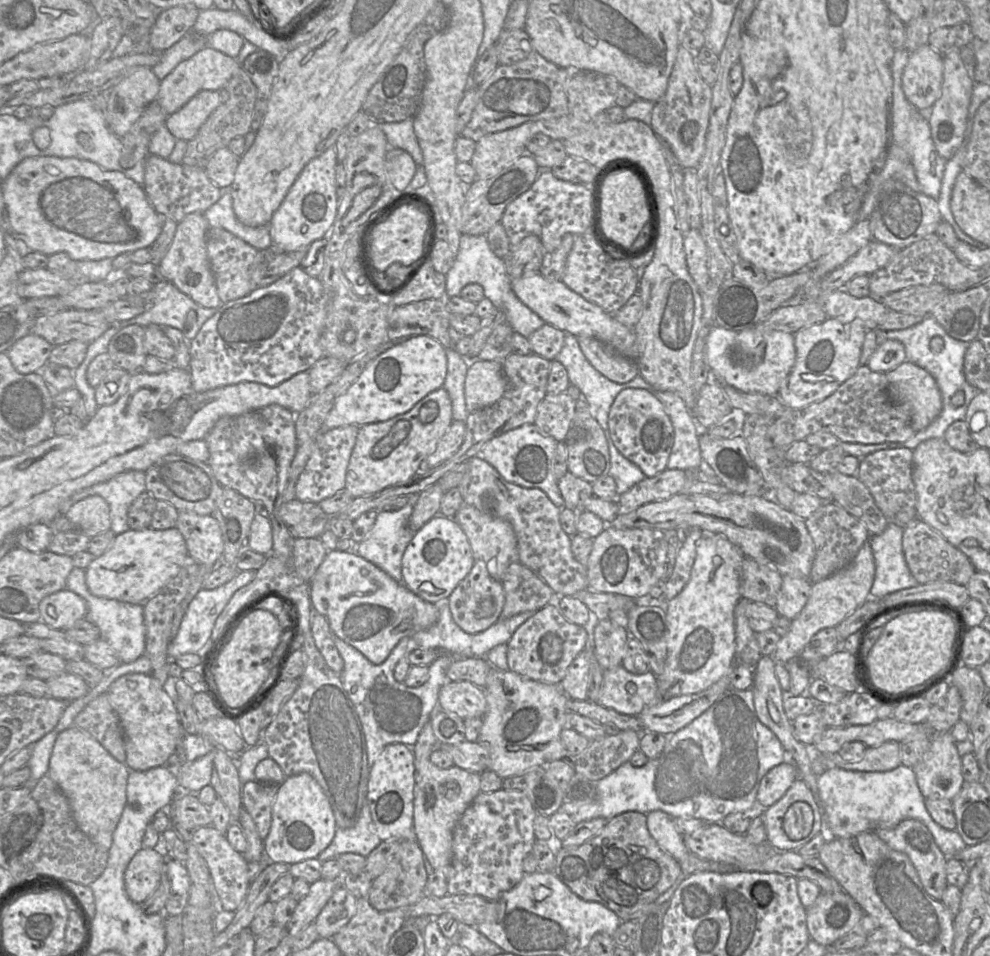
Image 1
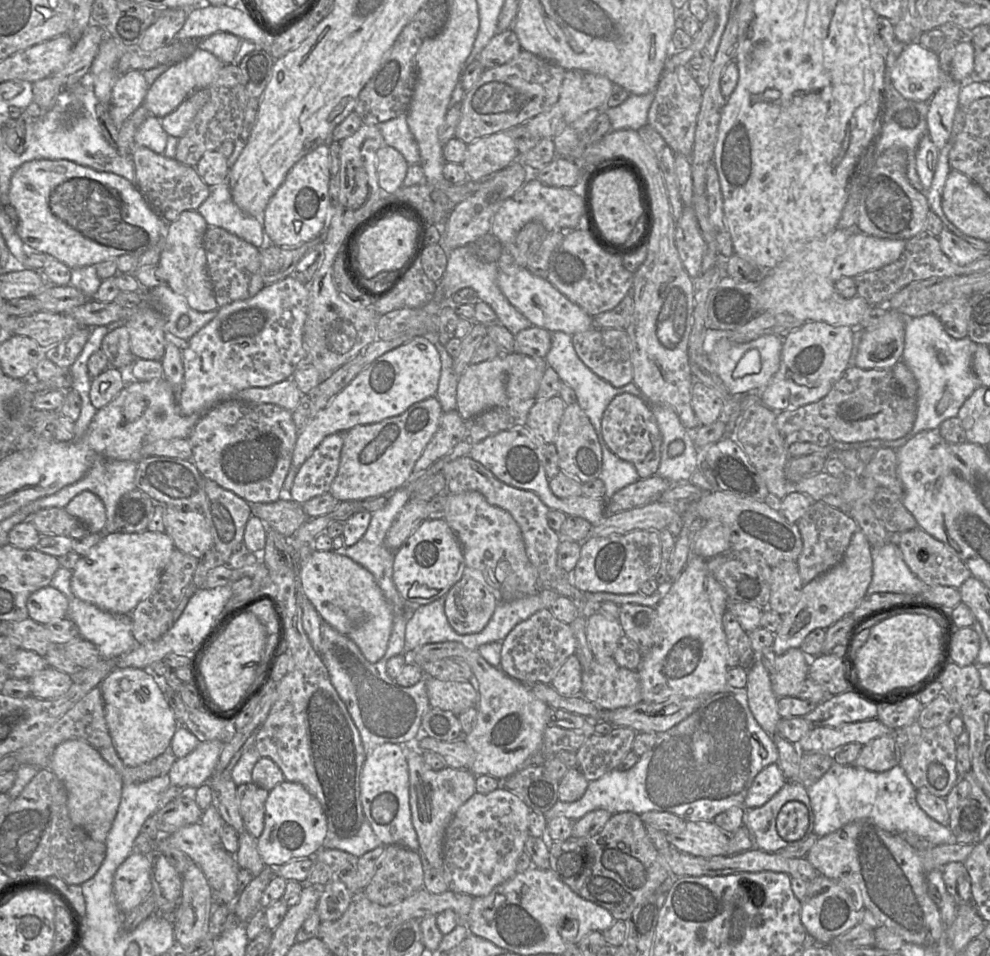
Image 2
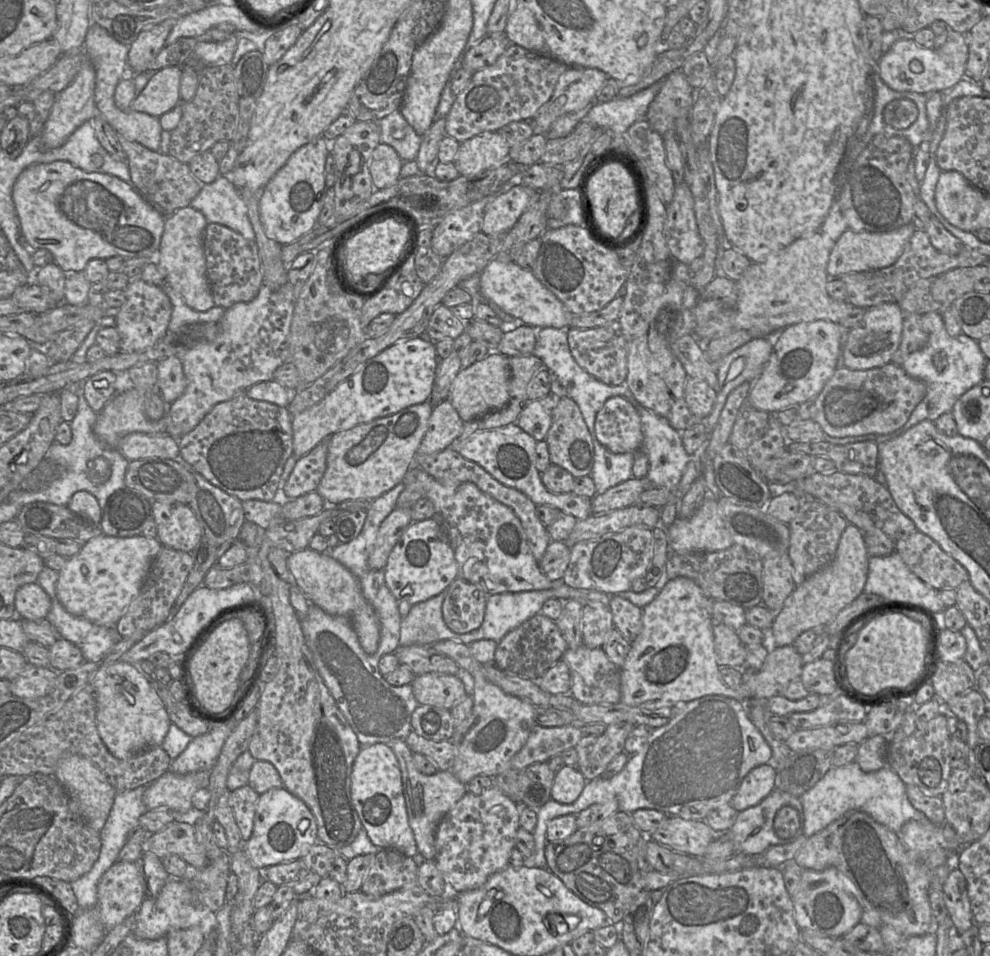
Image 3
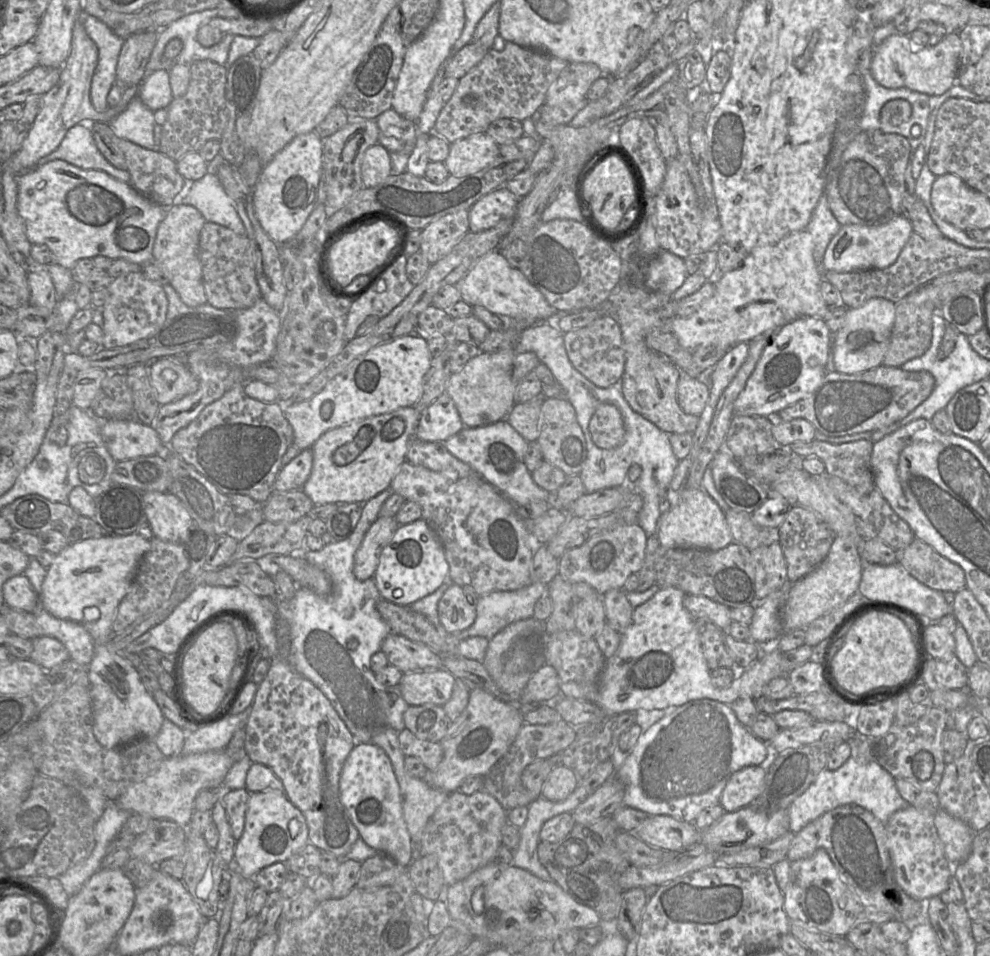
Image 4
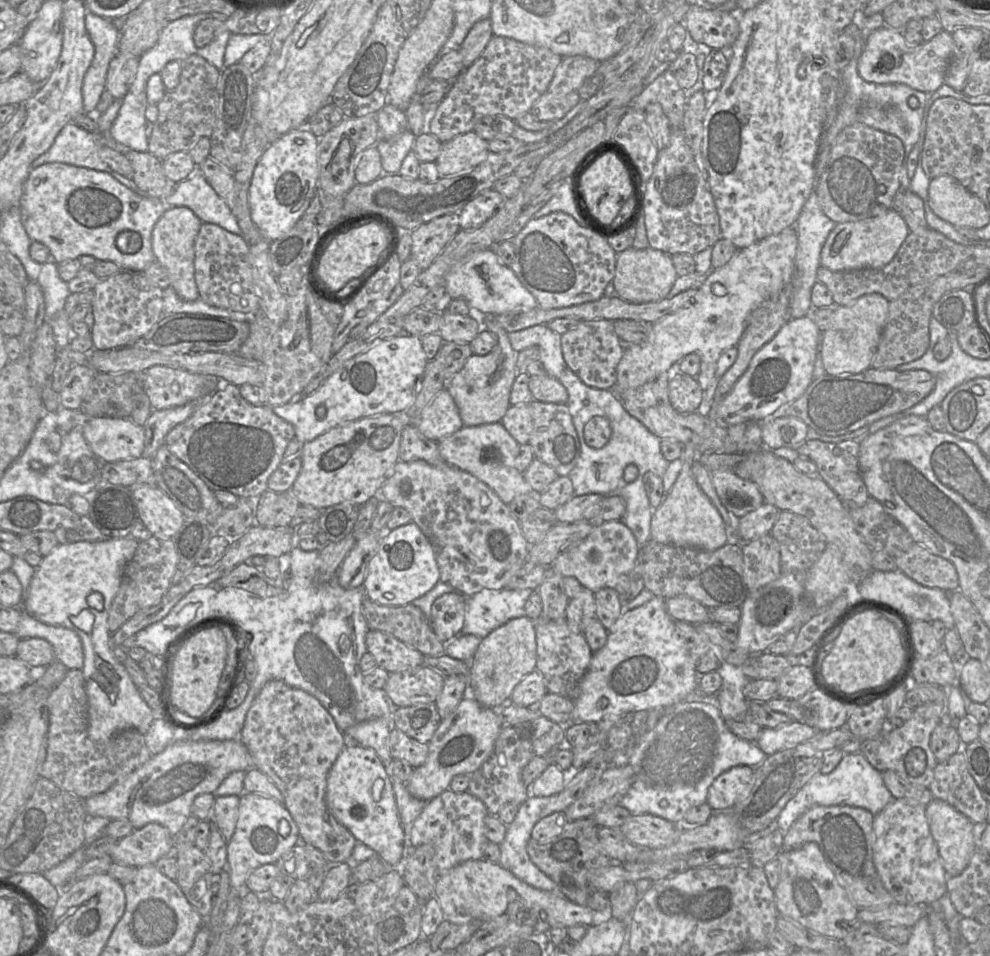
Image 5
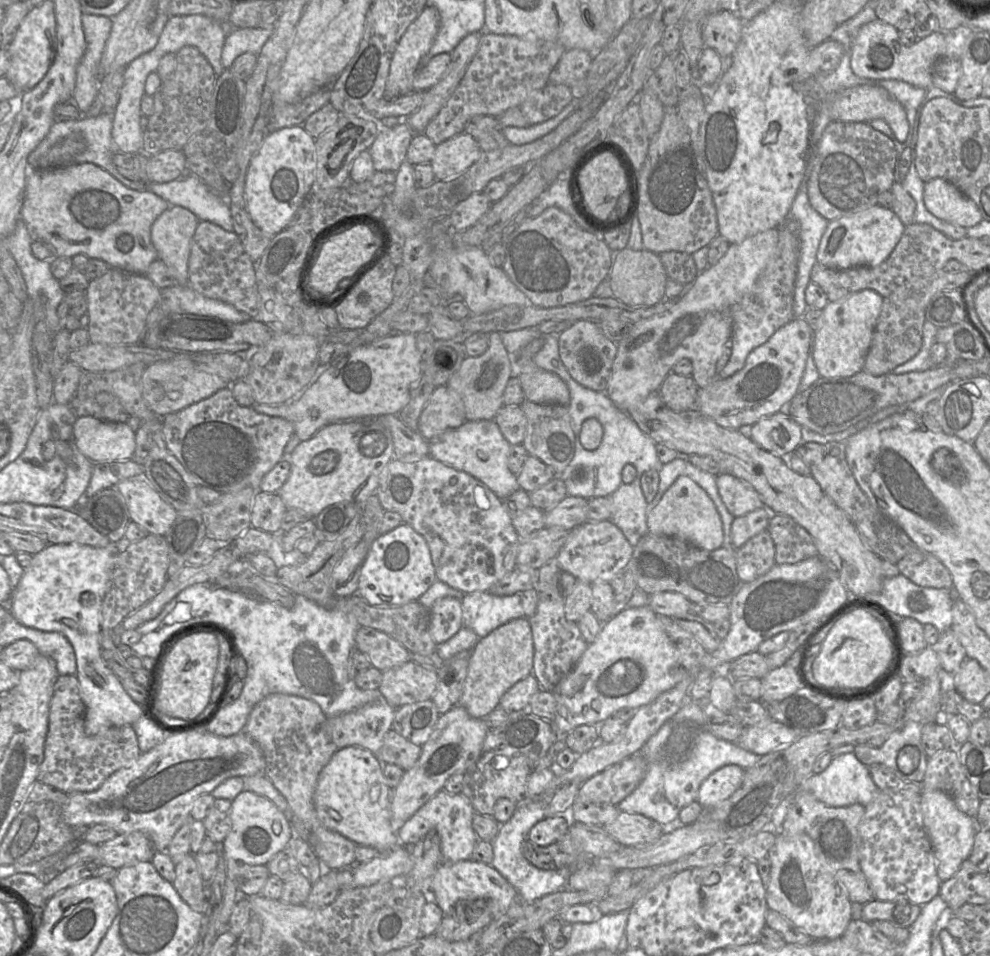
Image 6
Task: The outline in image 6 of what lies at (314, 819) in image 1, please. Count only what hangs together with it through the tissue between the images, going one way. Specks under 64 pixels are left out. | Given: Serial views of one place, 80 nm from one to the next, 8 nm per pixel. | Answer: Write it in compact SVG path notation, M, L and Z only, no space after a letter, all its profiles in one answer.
M243 790L231 803L230 817L232 826L219 844L226 861L227 880L222 907L219 914L220 933L227 929L240 893L234 883L235 869L243 865L266 865L291 839L293 827L286 815L269 799L254 792Z

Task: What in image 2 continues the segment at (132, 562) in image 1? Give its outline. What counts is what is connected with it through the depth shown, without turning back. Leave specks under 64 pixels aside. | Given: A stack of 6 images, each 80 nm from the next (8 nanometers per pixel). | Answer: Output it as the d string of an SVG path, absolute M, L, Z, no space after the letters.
M149 530L133 533L105 532L102 539L76 563L72 570L71 590L77 598L93 604L101 610L119 616L128 616L156 587L174 549L172 538L165 532Z

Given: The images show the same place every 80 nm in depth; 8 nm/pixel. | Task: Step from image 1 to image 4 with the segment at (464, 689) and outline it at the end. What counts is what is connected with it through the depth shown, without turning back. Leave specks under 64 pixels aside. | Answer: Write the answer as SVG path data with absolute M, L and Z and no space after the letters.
M444 668L403 673L398 690L409 706L443 706L451 697L456 677Z

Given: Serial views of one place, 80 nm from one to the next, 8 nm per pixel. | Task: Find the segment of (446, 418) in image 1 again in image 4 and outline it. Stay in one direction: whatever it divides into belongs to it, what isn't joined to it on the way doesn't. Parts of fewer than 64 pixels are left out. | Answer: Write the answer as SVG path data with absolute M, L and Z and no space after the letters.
M405 407L327 431L311 447L312 470L301 489L315 505L366 503L390 488L406 461L408 446L415 437L420 415L415 407Z

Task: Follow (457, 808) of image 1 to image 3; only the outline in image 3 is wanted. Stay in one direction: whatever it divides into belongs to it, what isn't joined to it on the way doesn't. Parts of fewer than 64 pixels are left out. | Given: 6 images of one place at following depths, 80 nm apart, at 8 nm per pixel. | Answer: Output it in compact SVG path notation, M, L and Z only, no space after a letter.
M393 739L386 743L394 752L401 771L408 823L413 831L419 853L426 860L435 858L435 833L443 816L467 793L466 784L462 783L451 771L436 771L426 775L417 770L413 752L405 739Z

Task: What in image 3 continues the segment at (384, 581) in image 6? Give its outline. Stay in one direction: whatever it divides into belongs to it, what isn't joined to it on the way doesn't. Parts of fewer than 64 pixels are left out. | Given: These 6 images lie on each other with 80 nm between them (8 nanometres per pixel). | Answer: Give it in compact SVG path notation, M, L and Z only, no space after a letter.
M437 518L413 522L392 549L384 568L385 582L399 602L402 616L407 609L424 602L458 578L458 565L448 537Z

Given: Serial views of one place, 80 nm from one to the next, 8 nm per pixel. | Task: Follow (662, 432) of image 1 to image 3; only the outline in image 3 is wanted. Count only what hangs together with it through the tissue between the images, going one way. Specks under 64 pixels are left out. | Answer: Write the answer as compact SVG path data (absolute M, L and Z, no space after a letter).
M621 396L607 399L596 415L594 430L597 440L610 452L635 453L633 478L647 476L649 460L640 451L644 439L641 418L628 400Z

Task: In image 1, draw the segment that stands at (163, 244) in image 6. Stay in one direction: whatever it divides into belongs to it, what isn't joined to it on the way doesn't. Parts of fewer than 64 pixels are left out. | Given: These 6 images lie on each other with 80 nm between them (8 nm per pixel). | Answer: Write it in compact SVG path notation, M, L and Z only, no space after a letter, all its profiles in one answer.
M203 213L186 215L178 222L173 241L158 266L166 280L174 284L197 304L206 308L219 309L223 304L217 293L207 255L206 234L209 229L210 226Z

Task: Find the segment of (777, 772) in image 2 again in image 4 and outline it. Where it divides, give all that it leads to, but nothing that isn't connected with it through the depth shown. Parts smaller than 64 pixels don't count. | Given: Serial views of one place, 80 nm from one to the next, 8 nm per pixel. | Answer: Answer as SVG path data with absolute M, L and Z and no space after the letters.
M748 766L736 771L728 780L720 805L725 812L733 812L750 805L764 788L766 767Z

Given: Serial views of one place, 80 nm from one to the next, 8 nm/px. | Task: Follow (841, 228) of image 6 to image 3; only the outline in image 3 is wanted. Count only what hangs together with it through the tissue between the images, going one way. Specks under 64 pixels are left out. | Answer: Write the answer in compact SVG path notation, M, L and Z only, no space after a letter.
M911 223L889 232L855 232L847 229L831 250L827 264L829 278L840 278L853 272L880 270L893 265L904 252L914 230Z

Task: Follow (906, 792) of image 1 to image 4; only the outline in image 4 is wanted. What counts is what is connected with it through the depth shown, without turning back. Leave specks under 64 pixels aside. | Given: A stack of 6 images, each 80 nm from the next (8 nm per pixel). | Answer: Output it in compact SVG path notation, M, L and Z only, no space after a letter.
M851 756L836 770L823 769L811 785L789 805L790 831L797 833L825 812L844 805L863 807L884 824L894 812L910 806L898 793L895 778L888 771L876 761L859 763Z

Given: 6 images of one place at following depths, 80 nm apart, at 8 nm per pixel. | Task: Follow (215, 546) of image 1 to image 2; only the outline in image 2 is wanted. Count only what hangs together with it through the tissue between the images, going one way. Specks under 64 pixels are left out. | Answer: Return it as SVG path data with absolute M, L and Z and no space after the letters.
M164 506L164 525L175 548L186 554L200 559L214 548L209 526L200 510Z

